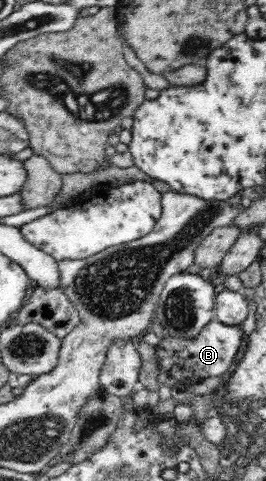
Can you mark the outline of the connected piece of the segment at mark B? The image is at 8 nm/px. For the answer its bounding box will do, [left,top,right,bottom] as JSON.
[156,319,244,385]

